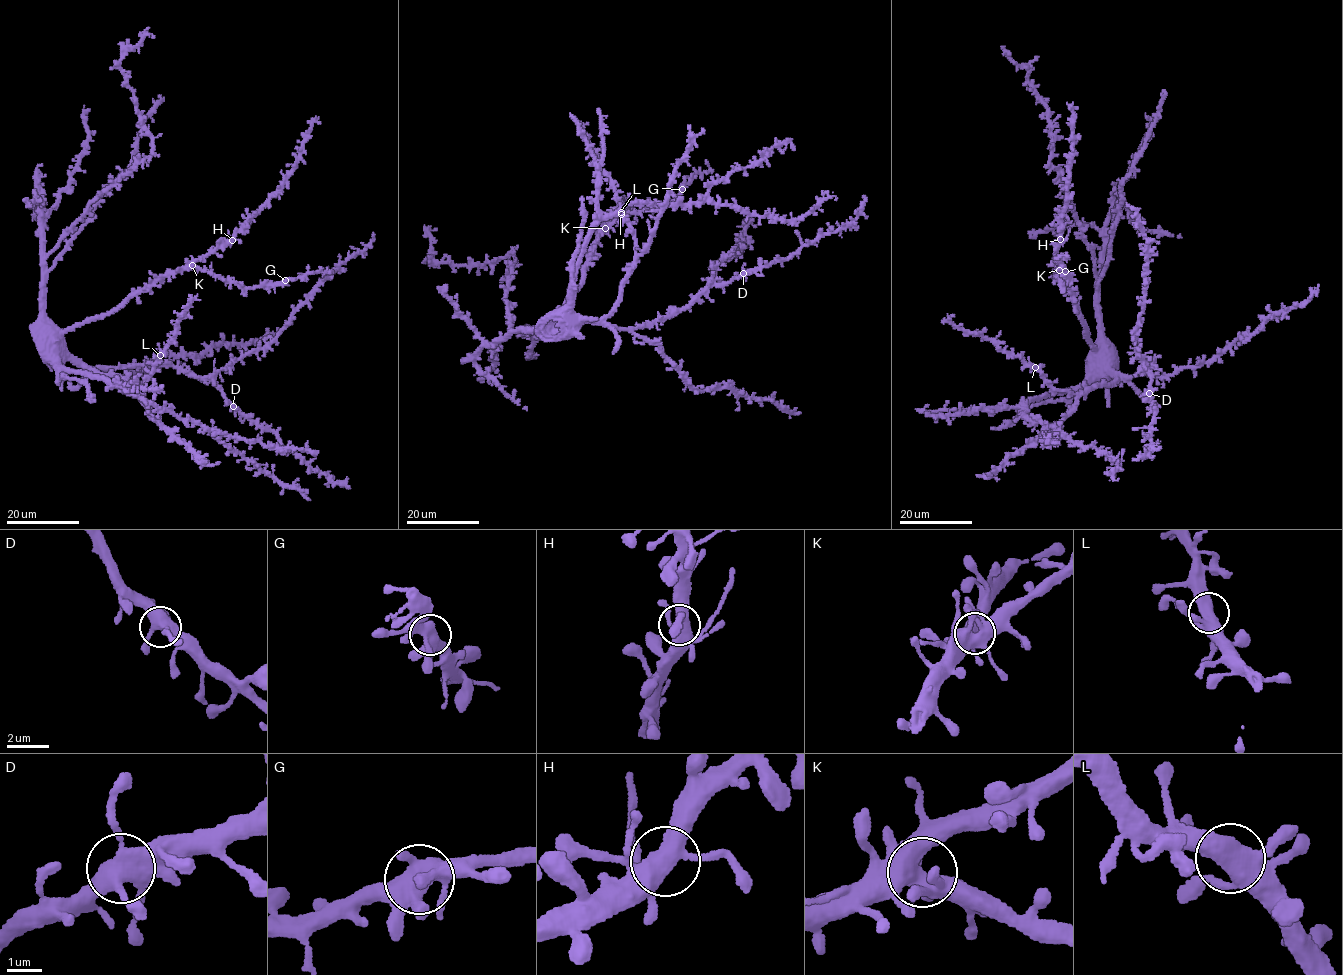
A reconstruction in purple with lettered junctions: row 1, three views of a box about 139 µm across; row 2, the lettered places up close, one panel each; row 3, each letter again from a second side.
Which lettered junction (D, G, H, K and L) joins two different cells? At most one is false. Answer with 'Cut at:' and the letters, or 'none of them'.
Cut at: none of them

